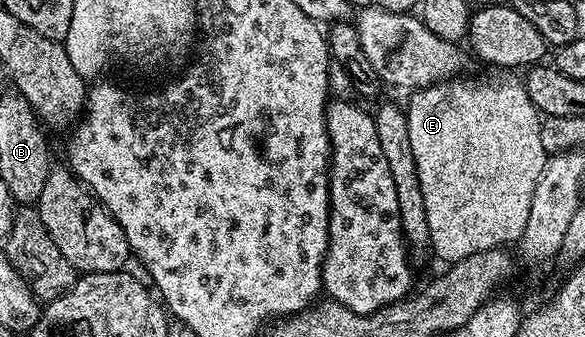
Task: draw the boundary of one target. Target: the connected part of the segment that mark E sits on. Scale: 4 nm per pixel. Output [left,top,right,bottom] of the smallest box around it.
[405,78,549,265]

